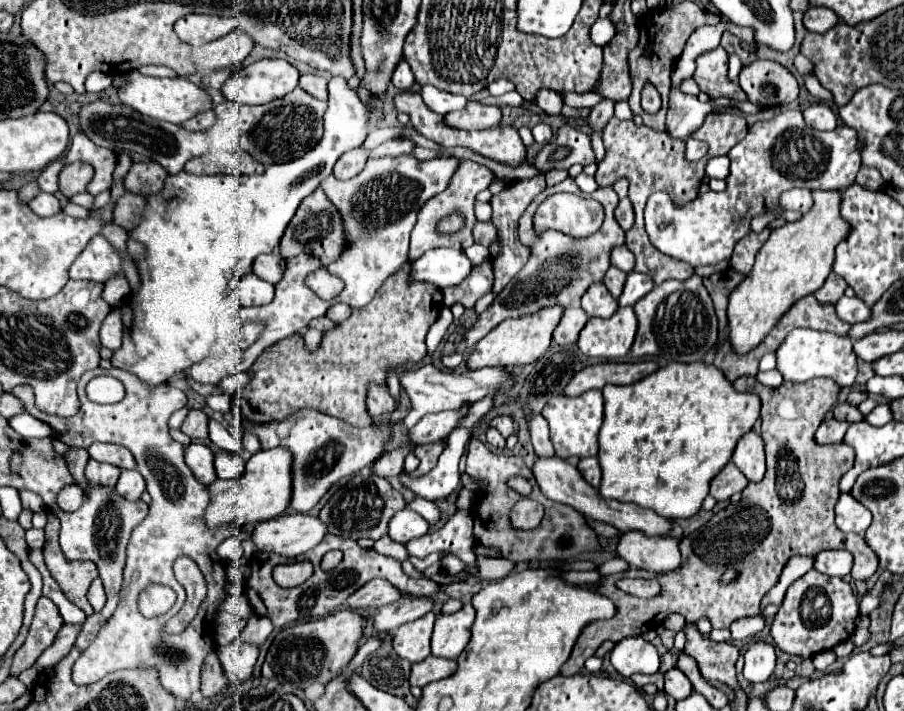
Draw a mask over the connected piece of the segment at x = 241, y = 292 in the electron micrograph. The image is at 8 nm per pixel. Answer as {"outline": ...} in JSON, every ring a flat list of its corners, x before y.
{"outline":[[248,273,248,275,244,275,240,279,236,293,238,293,238,299,240,299,242,307,266,305,274,297,274,285,264,281,264,279,260,279,254,273]]}

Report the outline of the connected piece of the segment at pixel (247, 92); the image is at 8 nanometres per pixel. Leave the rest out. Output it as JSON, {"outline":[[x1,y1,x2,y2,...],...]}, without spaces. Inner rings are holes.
{"outline":[[260,59,236,71,222,93,242,105,264,105,282,99,298,85,298,69,282,59]]}

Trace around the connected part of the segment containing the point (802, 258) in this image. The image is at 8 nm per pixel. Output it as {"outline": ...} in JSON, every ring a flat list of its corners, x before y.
{"outline":[[812,191,812,197,814,205,802,219,776,227,770,233,756,255,750,275,730,293,728,343,738,355,746,355,758,347,798,299,822,287,832,269,834,247,846,239,848,229,844,219,840,219,840,191]]}

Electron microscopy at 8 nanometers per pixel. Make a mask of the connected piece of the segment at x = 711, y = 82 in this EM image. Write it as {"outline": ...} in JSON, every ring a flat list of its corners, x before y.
{"outline":[[722,47,702,53,696,59,694,81,698,83,700,91,708,93,712,99,726,97,734,101,748,101,740,85,728,79,728,53]]}

